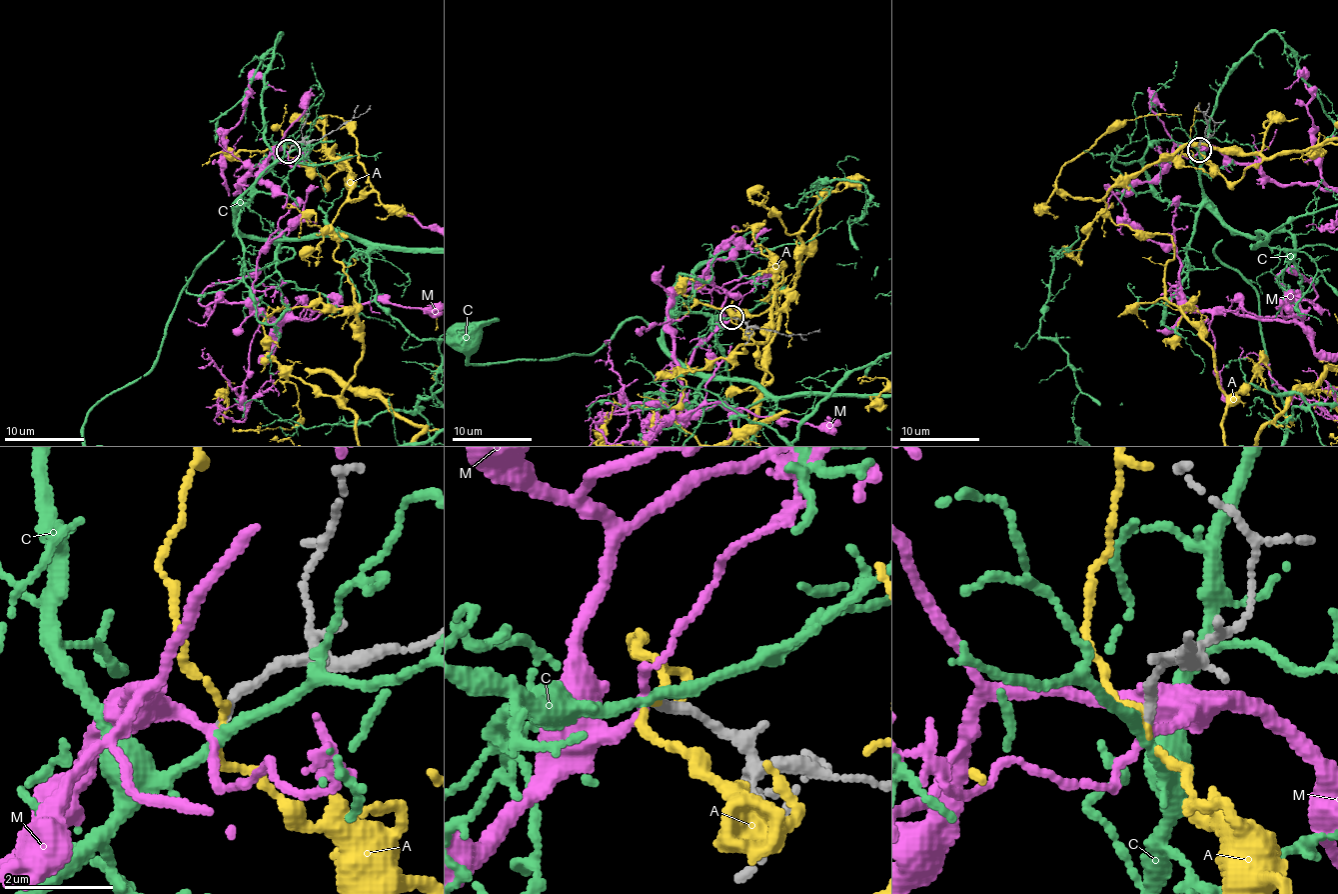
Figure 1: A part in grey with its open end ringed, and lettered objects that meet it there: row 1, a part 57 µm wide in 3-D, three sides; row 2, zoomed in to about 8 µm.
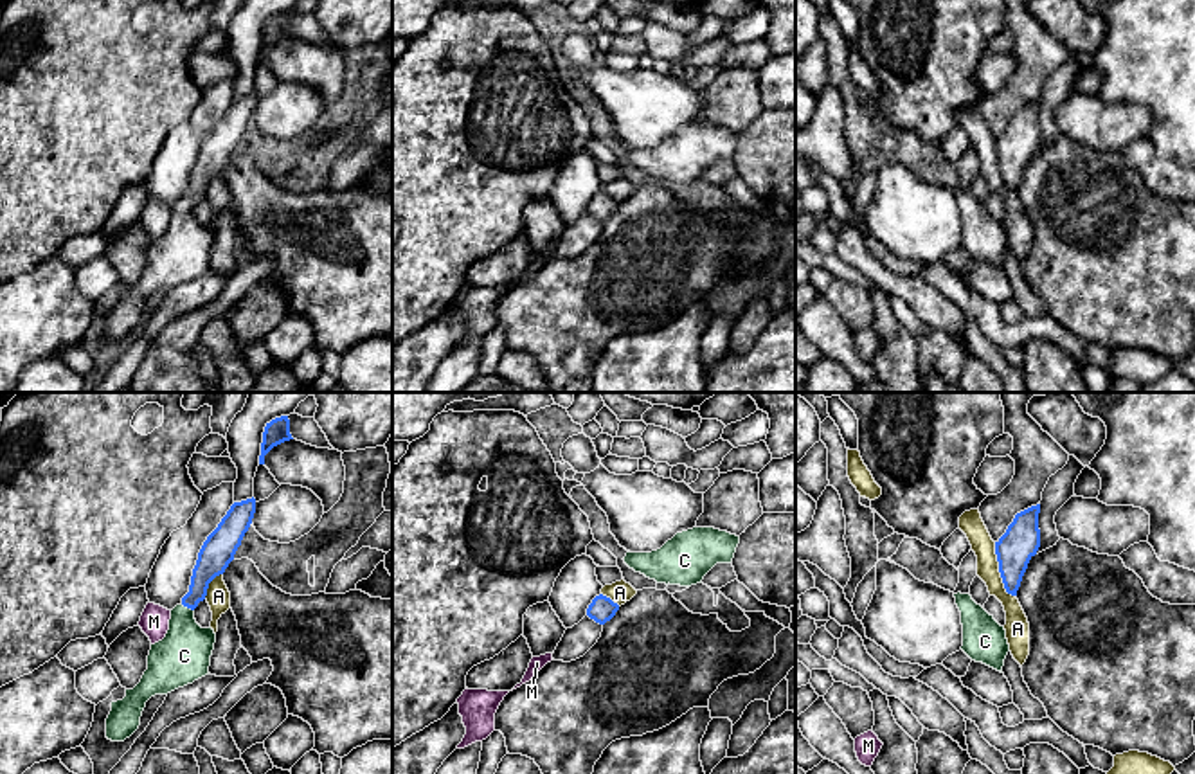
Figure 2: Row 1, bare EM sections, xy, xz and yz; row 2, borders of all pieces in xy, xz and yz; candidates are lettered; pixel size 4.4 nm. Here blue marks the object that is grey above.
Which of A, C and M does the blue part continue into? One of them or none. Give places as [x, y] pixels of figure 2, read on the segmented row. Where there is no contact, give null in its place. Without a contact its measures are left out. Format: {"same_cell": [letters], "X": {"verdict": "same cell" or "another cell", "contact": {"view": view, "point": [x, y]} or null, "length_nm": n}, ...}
{"same_cell": ["C"], "A": {"verdict": "another cell", "contact": {"view": "yz", "point": [999, 571]}, "length_nm": 260}, "C": {"verdict": "same cell", "contact": {"view": "xy", "point": [188, 607]}, "length_nm": 70}, "M": {"verdict": "another cell", "contact": null}}

